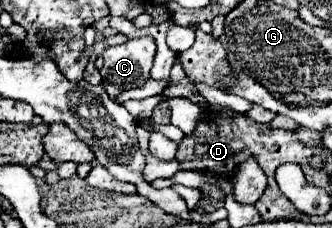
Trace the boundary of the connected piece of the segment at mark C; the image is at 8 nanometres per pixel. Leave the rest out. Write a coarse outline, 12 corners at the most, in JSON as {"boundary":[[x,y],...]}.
{"boundary":[[152,36],[104,52],[110,98],[150,80]]}

